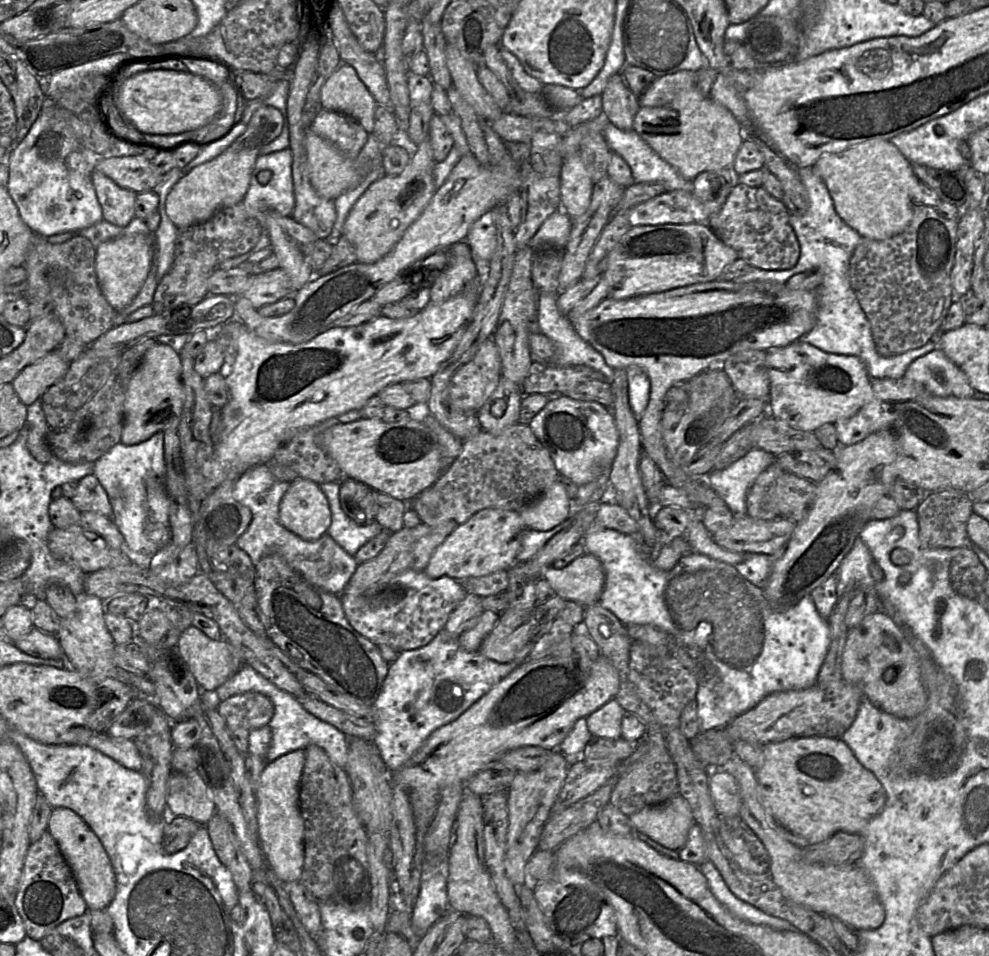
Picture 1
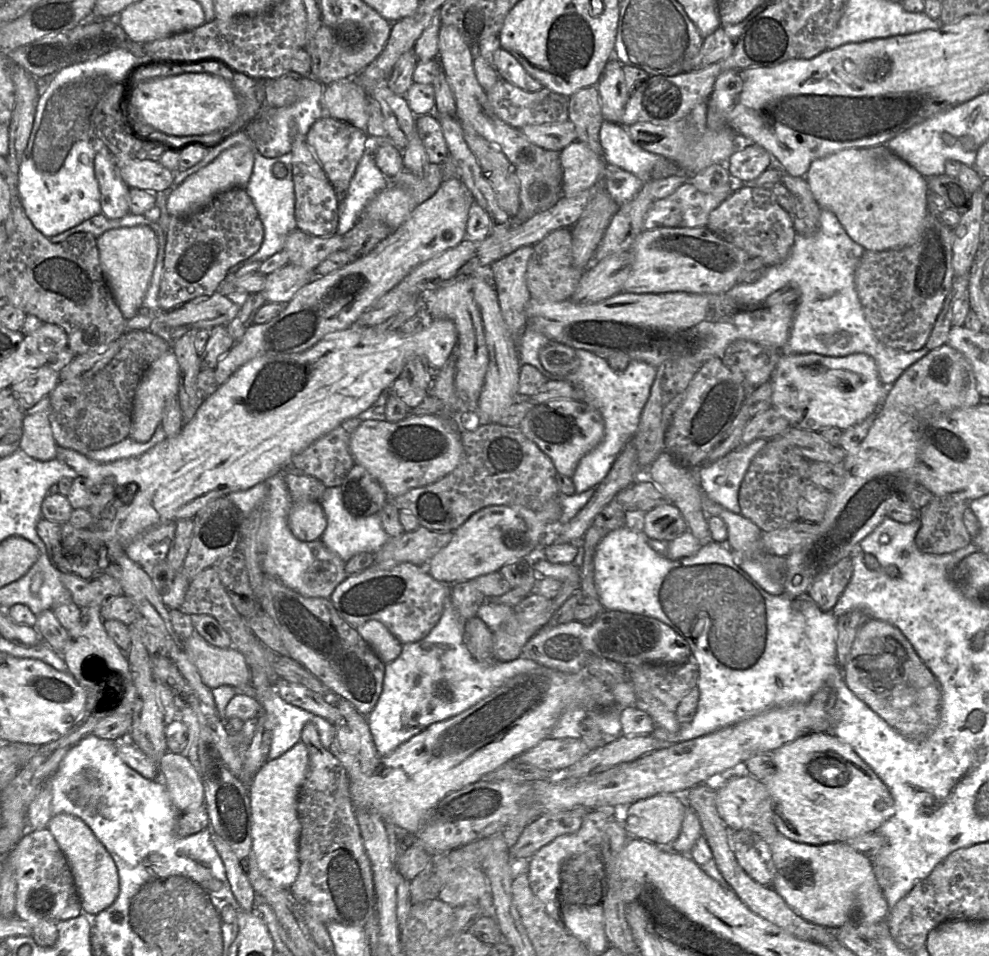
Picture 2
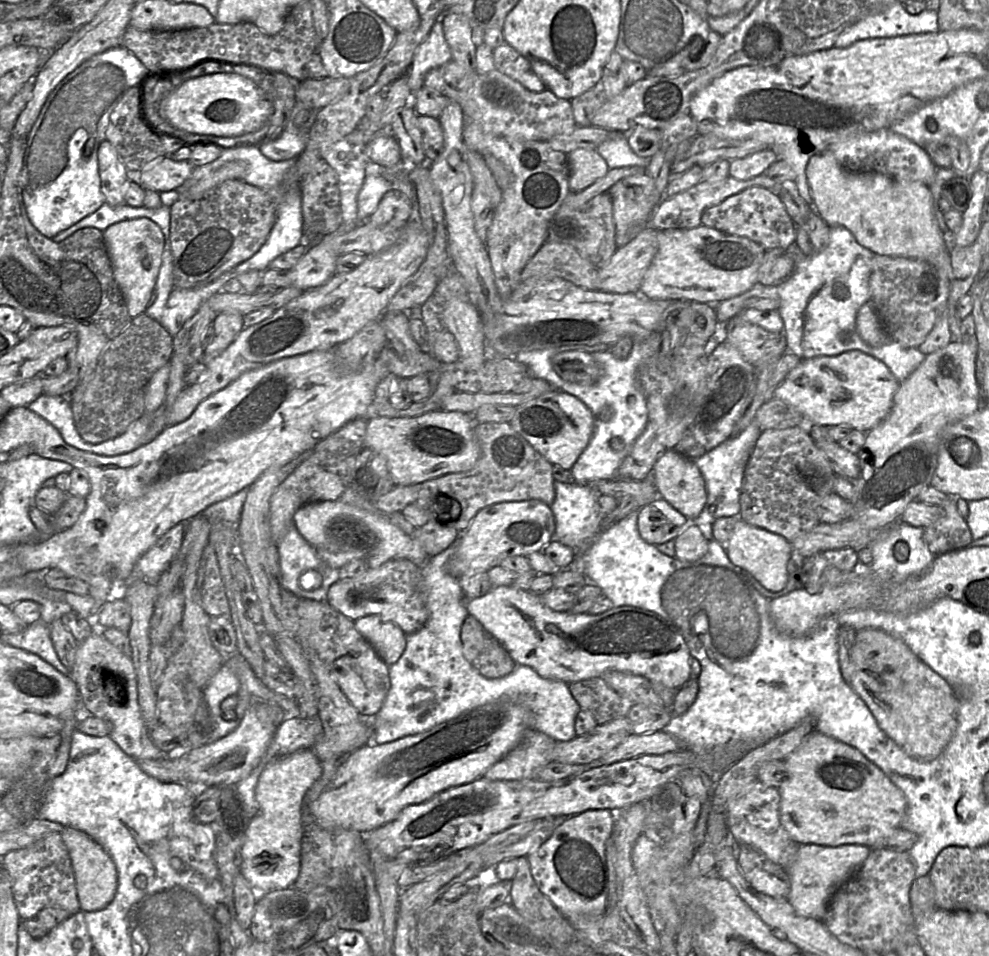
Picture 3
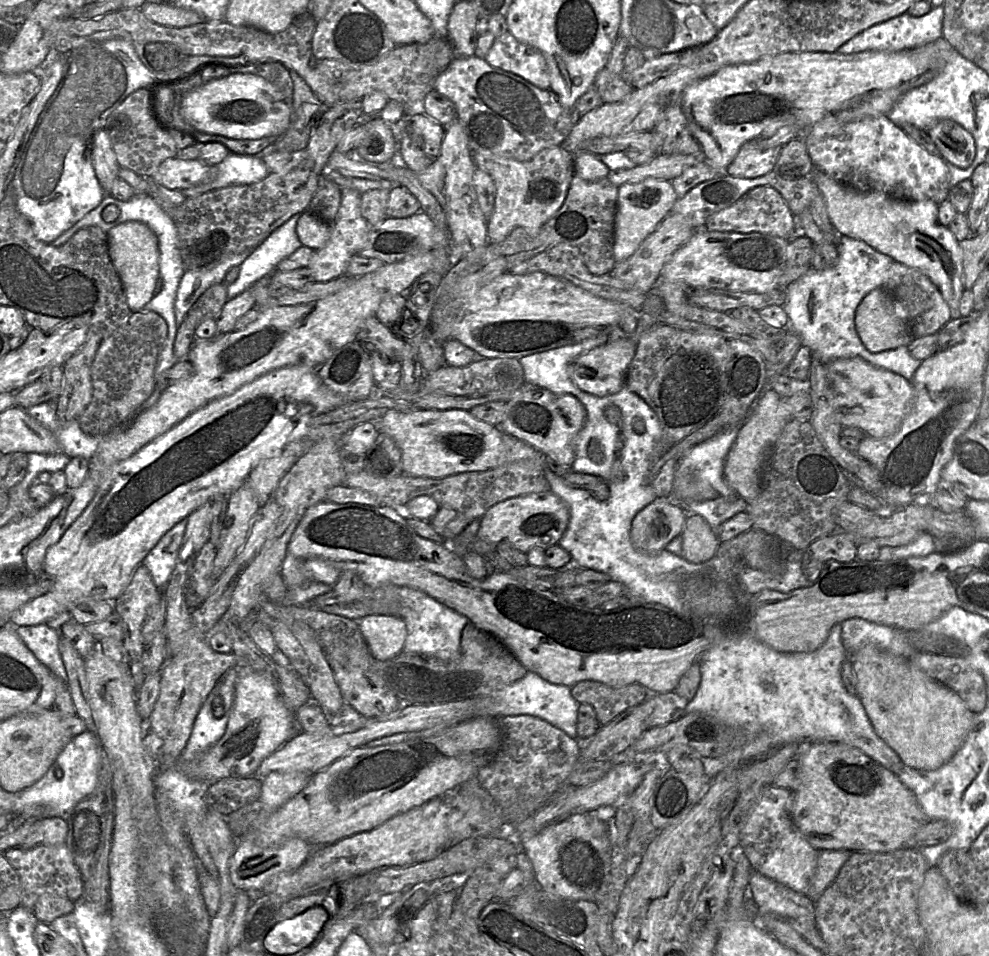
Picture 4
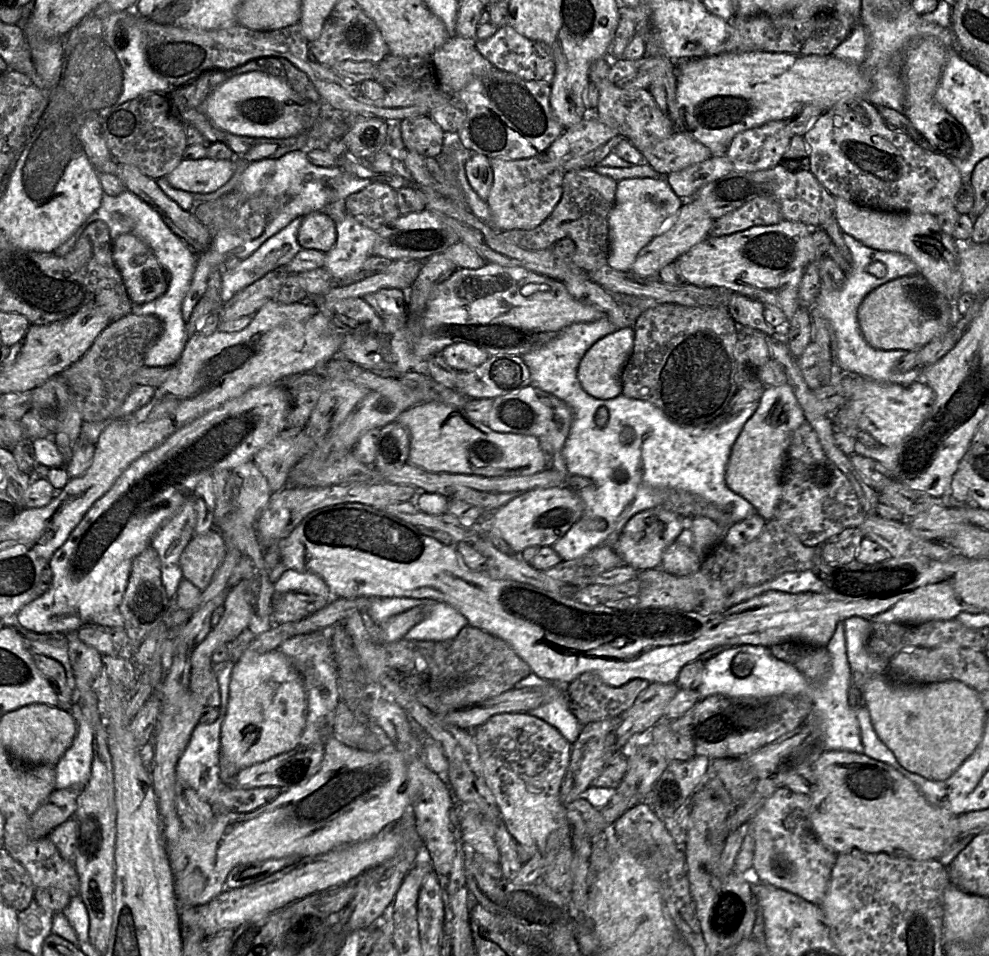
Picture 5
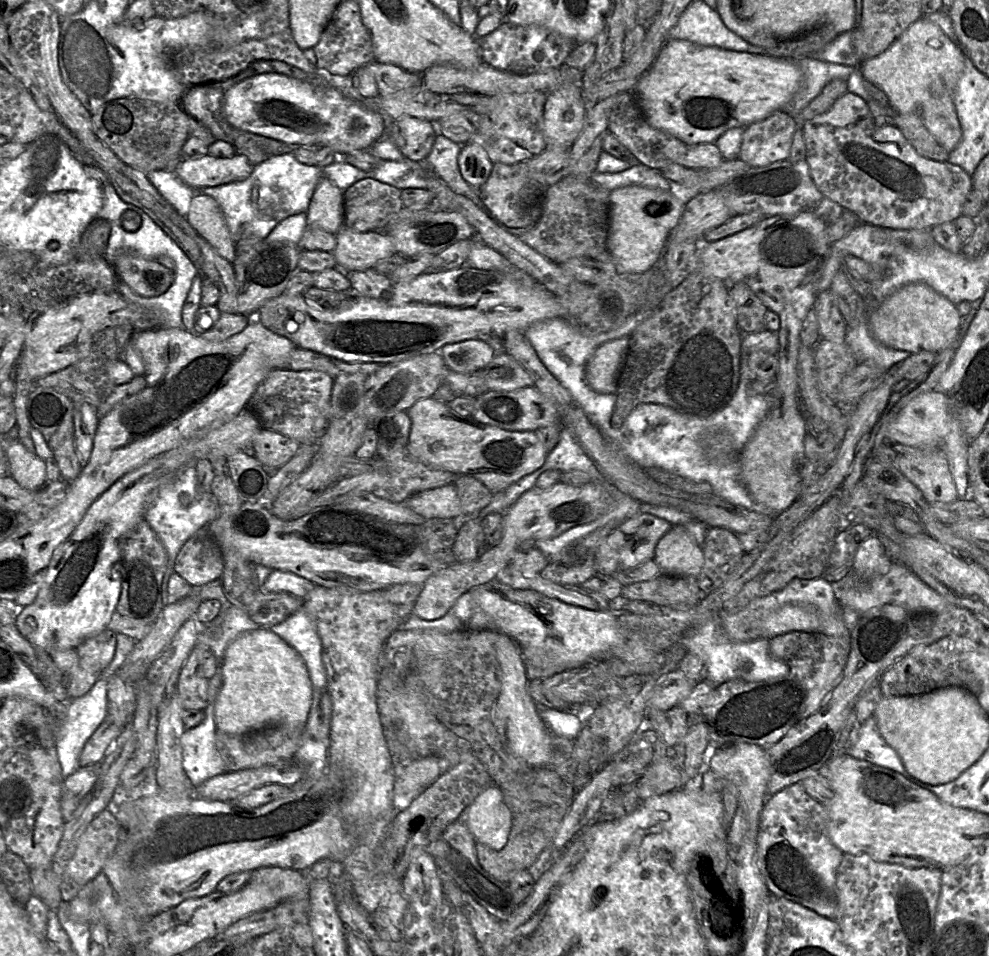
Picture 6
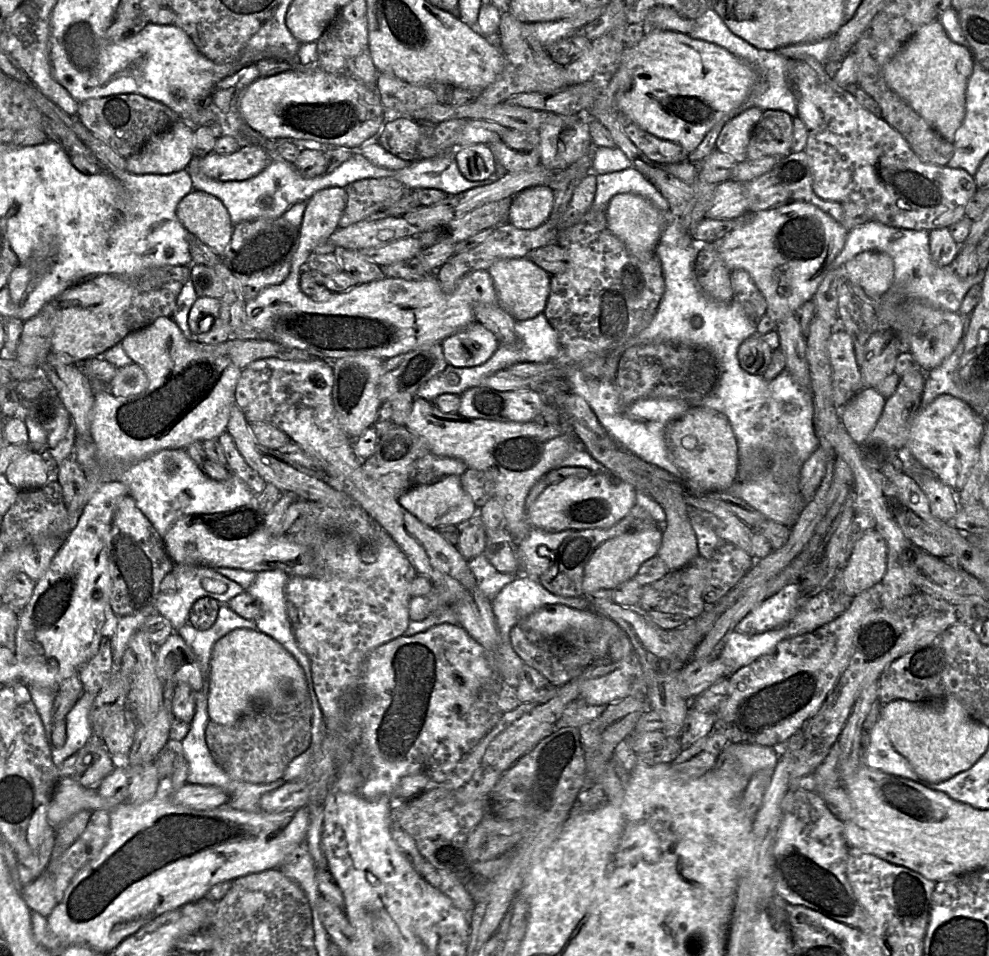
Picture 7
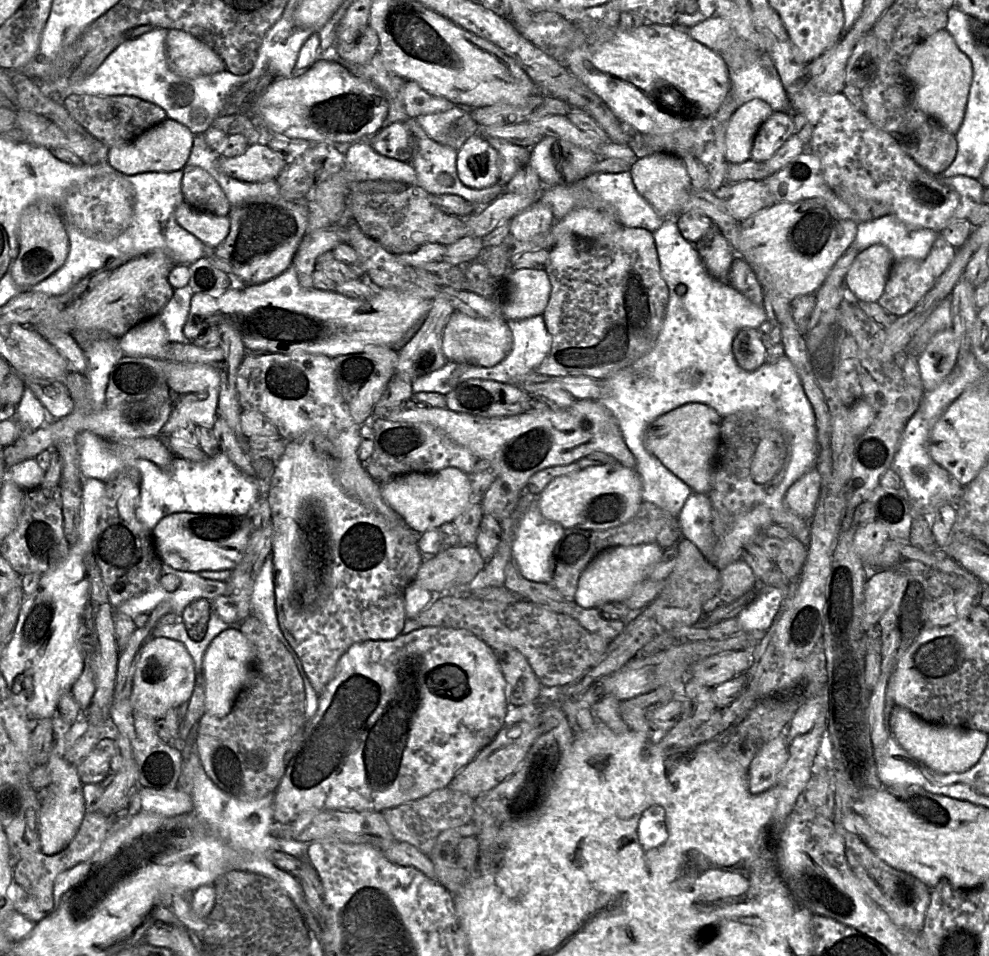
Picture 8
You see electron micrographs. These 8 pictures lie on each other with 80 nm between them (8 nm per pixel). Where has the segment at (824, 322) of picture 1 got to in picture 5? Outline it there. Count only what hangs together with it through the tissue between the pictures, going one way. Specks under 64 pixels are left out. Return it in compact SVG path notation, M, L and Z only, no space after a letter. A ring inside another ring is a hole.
M843 233L843 240L848 247L849 251L852 255L852 265L851 271L846 275L846 280L844 285L836 290L830 290L824 286L821 286L816 299L814 300L813 305L810 307L810 310L815 307L830 323L834 331L834 358L835 363L838 363L841 368L846 369L847 371L851 371L857 373L864 378L874 380L874 381L882 381L888 383L897 383L907 385L910 384L920 377L921 367L916 367L908 372L896 374L894 372L894 367L899 362L901 358L903 358L906 354L906 350L880 350L871 347L865 340L859 322L858 322L858 308L863 301L863 299L874 289L904 276L917 276L920 275L919 269L917 265L907 256L902 255L896 252L888 252L881 251L870 248L863 243L856 240L849 234ZM880 262L883 263L886 267L886 274L883 277L876 277L869 272L869 268L872 264Z

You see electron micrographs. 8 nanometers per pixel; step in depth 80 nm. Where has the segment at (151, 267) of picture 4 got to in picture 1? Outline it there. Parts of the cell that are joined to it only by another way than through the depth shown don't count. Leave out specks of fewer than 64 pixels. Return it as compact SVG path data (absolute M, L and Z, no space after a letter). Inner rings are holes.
M154 234L125 235L100 244L96 252L96 274L99 287L117 311L126 308L142 288L153 261Z

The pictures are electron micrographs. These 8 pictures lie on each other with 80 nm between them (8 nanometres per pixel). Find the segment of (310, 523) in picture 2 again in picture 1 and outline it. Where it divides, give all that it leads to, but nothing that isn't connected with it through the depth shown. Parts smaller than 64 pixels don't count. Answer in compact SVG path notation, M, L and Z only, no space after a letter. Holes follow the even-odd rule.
M297 478L290 483L279 506L281 524L306 541L316 541L331 524L328 501L318 484Z

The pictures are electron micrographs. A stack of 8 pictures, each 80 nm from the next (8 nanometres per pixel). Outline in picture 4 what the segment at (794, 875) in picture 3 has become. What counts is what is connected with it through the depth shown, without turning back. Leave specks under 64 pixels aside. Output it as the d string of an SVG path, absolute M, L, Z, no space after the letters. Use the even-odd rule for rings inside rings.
M820 850L814 875L804 895L816 902L835 880L851 854L849 850Z

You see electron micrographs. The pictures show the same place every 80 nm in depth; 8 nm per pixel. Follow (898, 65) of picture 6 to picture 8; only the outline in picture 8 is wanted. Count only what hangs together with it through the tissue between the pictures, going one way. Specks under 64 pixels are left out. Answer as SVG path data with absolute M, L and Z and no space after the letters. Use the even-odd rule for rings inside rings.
M940 30L919 43L907 59L904 72L918 108L956 136L964 119L973 68L951 34Z

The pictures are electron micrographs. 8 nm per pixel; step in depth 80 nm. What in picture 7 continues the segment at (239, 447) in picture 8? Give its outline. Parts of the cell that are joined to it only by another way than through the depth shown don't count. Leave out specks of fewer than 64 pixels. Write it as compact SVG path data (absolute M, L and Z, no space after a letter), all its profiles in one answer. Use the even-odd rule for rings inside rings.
M228 431L222 433L218 441L231 474L243 481L256 496L260 494L265 487L265 480L245 461Z

